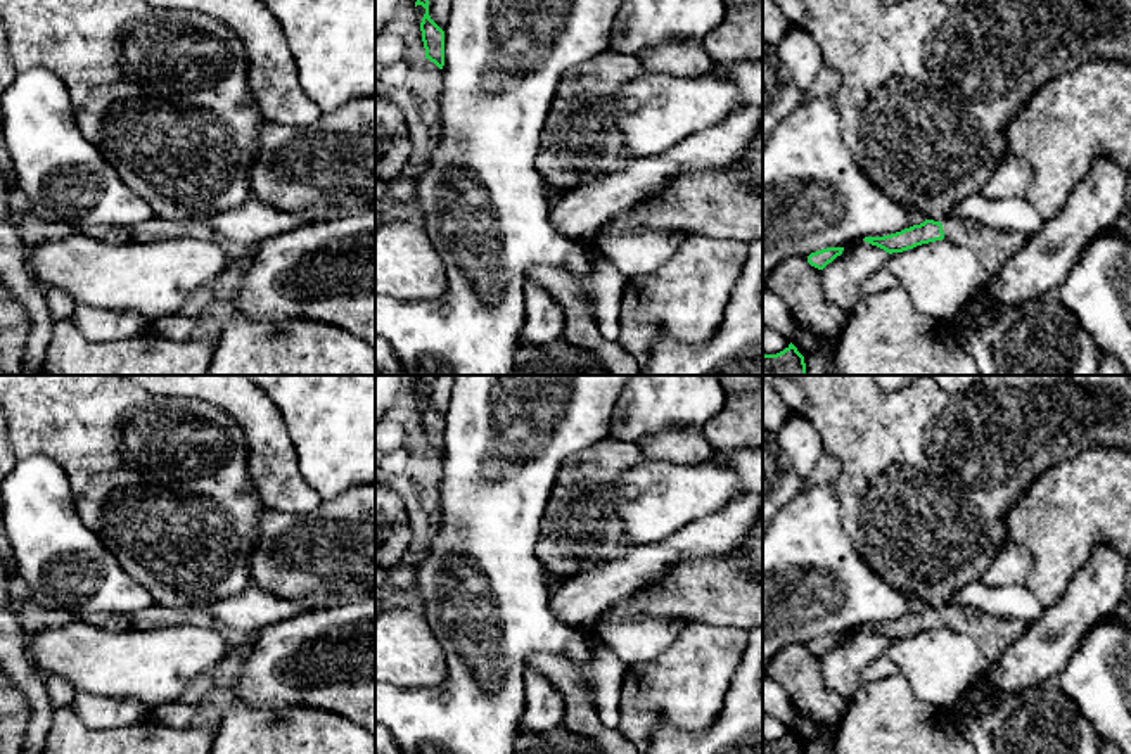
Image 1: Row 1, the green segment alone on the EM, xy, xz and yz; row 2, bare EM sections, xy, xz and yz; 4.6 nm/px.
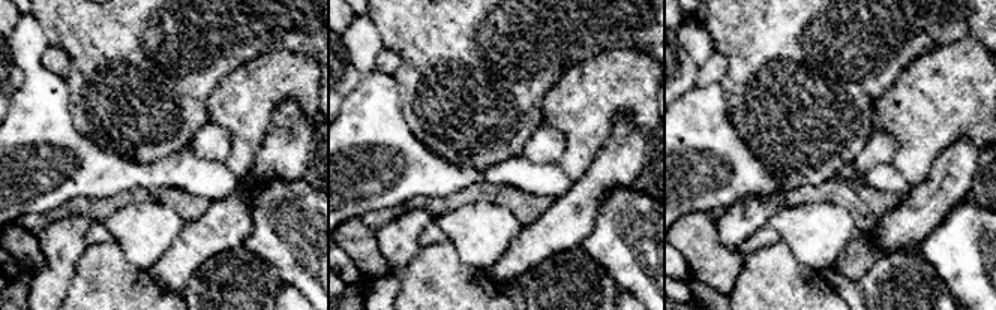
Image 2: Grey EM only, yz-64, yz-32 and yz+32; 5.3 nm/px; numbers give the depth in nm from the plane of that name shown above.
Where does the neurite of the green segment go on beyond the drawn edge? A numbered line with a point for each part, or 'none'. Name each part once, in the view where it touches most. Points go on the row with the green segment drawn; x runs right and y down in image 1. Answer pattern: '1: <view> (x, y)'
1: yz (993, 248)

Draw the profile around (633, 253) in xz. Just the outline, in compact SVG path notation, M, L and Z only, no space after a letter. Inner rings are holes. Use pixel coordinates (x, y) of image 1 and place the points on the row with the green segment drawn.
M602 225L593 246L626 278L649 275L671 259L683 240L683 233L673 230L626 230L610 233Z

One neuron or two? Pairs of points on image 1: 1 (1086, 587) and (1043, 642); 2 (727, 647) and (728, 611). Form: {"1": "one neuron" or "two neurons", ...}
{"1": "one neuron", "2": "two neurons"}

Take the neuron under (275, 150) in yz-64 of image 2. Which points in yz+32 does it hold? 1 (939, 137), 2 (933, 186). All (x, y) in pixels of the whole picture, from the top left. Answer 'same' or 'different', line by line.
1: different
2: same

